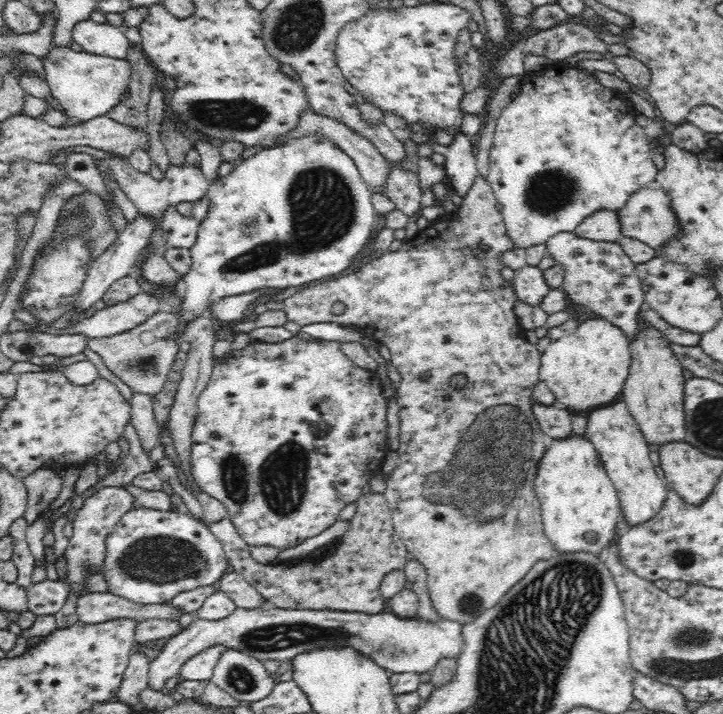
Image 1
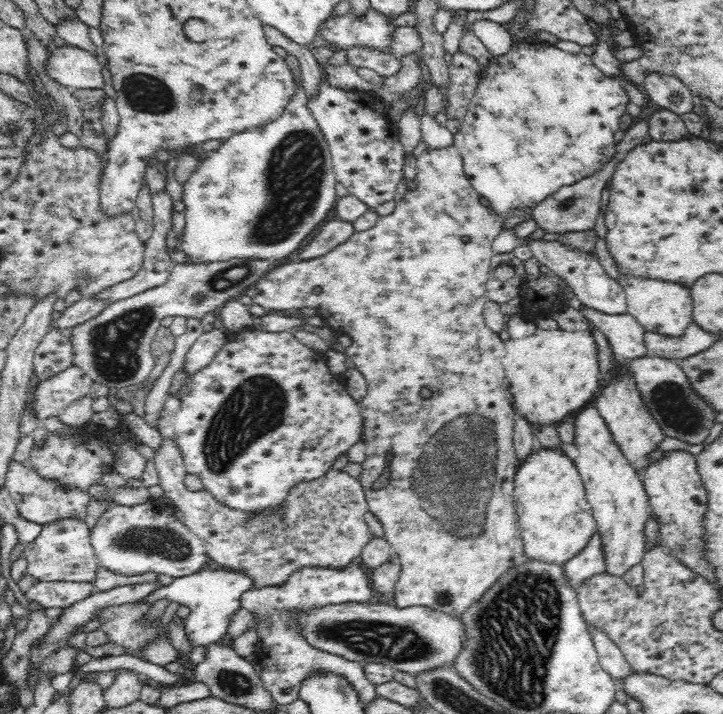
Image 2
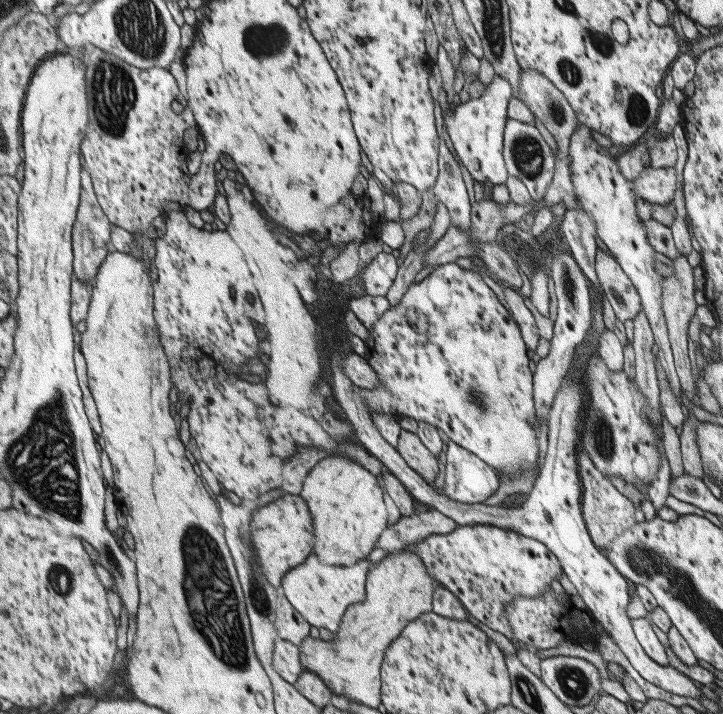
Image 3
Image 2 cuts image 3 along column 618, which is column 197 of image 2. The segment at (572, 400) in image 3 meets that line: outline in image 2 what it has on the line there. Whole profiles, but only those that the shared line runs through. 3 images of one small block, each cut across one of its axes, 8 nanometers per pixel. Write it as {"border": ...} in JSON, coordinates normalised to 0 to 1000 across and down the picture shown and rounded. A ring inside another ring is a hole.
{"border":[[[279,798],[249,810],[238,810],[239,817],[217,822],[203,839],[205,852],[219,842],[245,843],[263,852],[263,866],[257,868],[256,884],[264,908],[288,908],[315,889],[320,863],[332,852],[332,836],[343,824],[351,824],[349,811],[337,801],[321,798]]]}

